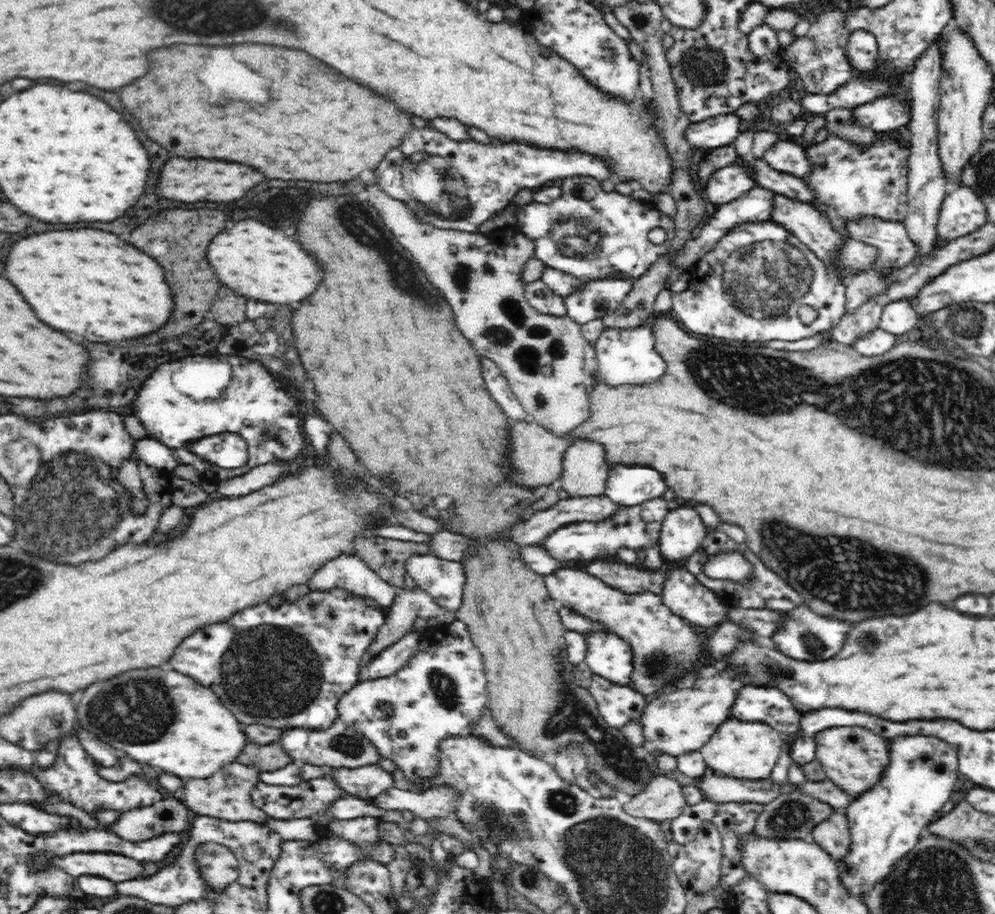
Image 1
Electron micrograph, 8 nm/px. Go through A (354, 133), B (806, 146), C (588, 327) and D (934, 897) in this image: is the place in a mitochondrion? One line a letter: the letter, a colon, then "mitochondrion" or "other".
A: other
B: other
C: other
D: mitochondrion

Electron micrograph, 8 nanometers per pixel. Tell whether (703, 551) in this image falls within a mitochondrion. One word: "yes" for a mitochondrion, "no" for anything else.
no

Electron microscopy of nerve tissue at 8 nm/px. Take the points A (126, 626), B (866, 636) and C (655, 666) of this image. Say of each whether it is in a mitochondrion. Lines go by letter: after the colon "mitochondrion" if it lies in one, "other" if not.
A: other
B: mitochondrion
C: mitochondrion

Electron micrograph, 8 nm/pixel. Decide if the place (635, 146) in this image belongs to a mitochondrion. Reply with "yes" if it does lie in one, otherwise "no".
no

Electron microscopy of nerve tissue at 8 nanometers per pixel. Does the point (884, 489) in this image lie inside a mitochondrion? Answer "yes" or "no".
no

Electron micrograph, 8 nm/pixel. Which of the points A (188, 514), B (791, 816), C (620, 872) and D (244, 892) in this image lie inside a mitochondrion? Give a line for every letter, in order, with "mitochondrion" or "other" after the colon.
A: other
B: mitochondrion
C: mitochondrion
D: other

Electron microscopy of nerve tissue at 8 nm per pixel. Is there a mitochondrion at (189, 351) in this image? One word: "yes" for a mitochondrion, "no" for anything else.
no

